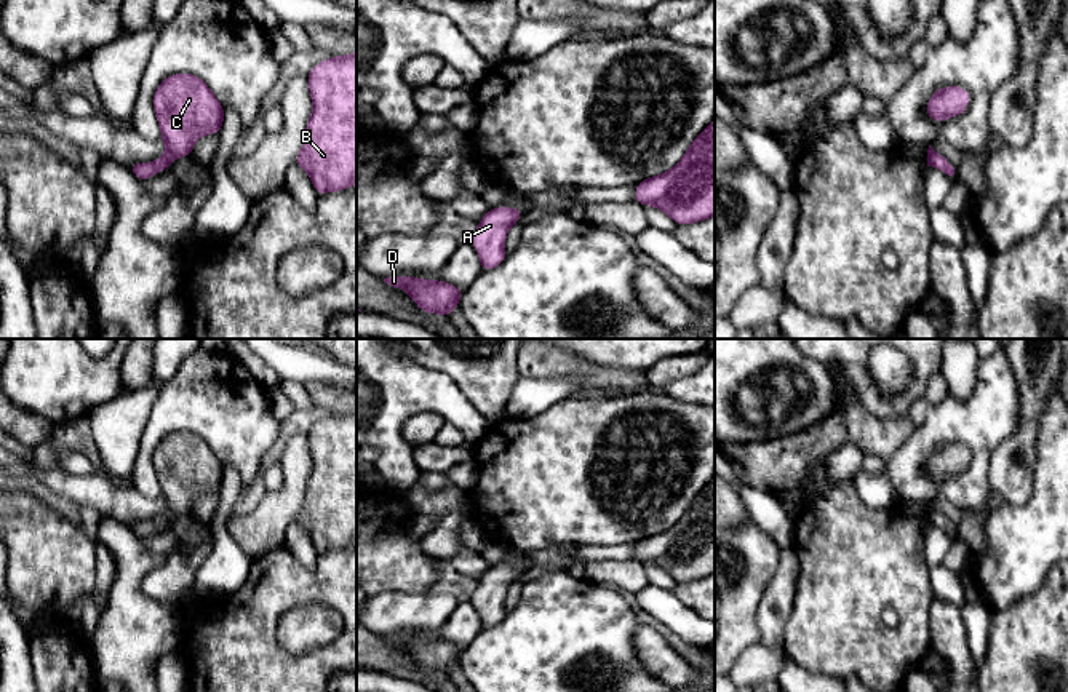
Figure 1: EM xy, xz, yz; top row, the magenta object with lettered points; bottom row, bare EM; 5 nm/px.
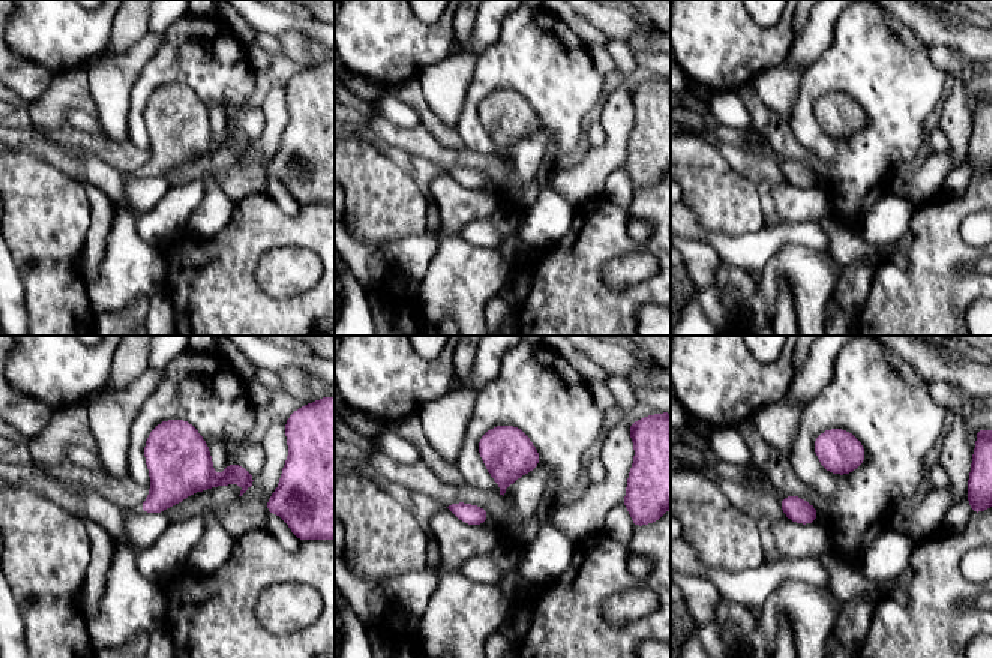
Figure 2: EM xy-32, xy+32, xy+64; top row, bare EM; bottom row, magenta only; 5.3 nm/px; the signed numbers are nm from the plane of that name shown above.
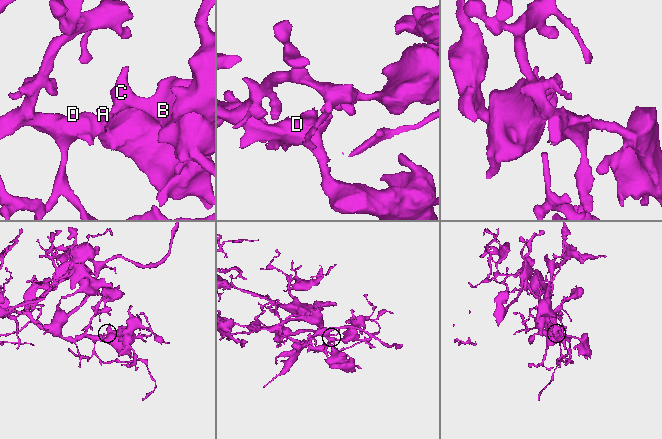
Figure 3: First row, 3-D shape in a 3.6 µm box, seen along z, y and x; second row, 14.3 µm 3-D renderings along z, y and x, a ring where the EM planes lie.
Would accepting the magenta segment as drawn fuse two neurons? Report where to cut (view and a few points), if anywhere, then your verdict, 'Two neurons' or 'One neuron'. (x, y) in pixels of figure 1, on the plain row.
No split. One neuron

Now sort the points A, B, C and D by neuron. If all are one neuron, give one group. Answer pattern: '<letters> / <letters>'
A B C D

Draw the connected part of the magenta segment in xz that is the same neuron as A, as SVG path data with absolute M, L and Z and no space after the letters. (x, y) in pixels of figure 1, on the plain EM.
M491 566L478 580L476 591L470 596L470 603L478 606L476 610L483 630L496 626L507 617L504 609L507 588L520 579L523 571L524 566Z

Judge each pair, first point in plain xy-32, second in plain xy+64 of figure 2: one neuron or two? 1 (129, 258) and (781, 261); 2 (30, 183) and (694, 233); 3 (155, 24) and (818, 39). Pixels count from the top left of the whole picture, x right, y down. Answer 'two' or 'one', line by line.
1: one
2: two
3: one

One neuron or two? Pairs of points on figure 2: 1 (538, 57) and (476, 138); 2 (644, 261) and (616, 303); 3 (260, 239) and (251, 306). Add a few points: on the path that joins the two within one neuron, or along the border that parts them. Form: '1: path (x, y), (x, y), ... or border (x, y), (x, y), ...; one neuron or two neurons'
1: path (512, 62), (473, 98), (471, 113); one neuron
2: border (602, 272), (613, 290), (655, 276); two neurons
3: path (246, 255), (246, 290); one neuron

